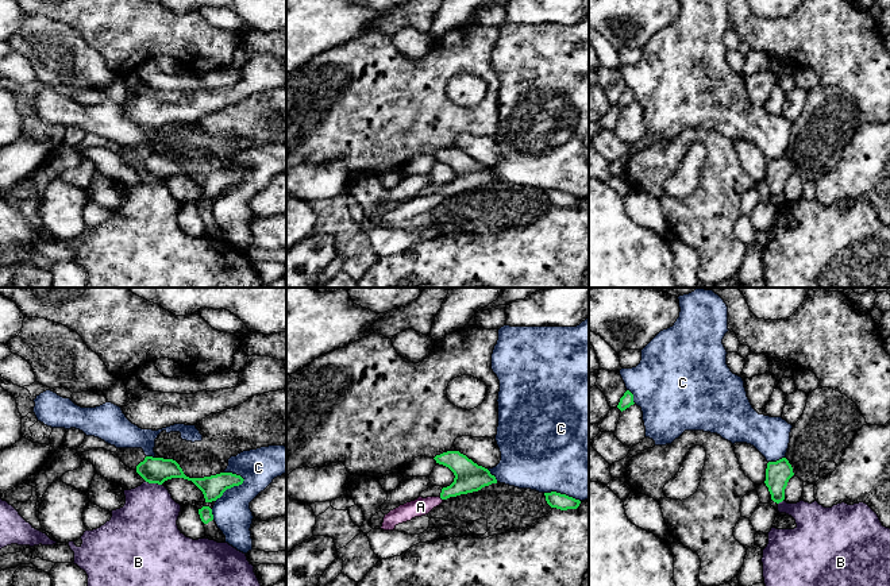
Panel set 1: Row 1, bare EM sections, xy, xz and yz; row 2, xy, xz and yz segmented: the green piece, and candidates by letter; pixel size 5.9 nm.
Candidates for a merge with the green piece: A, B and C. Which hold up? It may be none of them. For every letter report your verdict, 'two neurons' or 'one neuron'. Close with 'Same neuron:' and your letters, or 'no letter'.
A: one neuron
B: two neurons
C: two neurons
Same neuron: A

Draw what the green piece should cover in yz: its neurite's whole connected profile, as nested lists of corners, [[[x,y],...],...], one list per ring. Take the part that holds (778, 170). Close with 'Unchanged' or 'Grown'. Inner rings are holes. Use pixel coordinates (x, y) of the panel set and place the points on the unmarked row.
[[[786,155],[767,161],[764,181],[774,200],[779,201],[785,197],[785,186],[793,173],[793,165]]]. Unchanged

